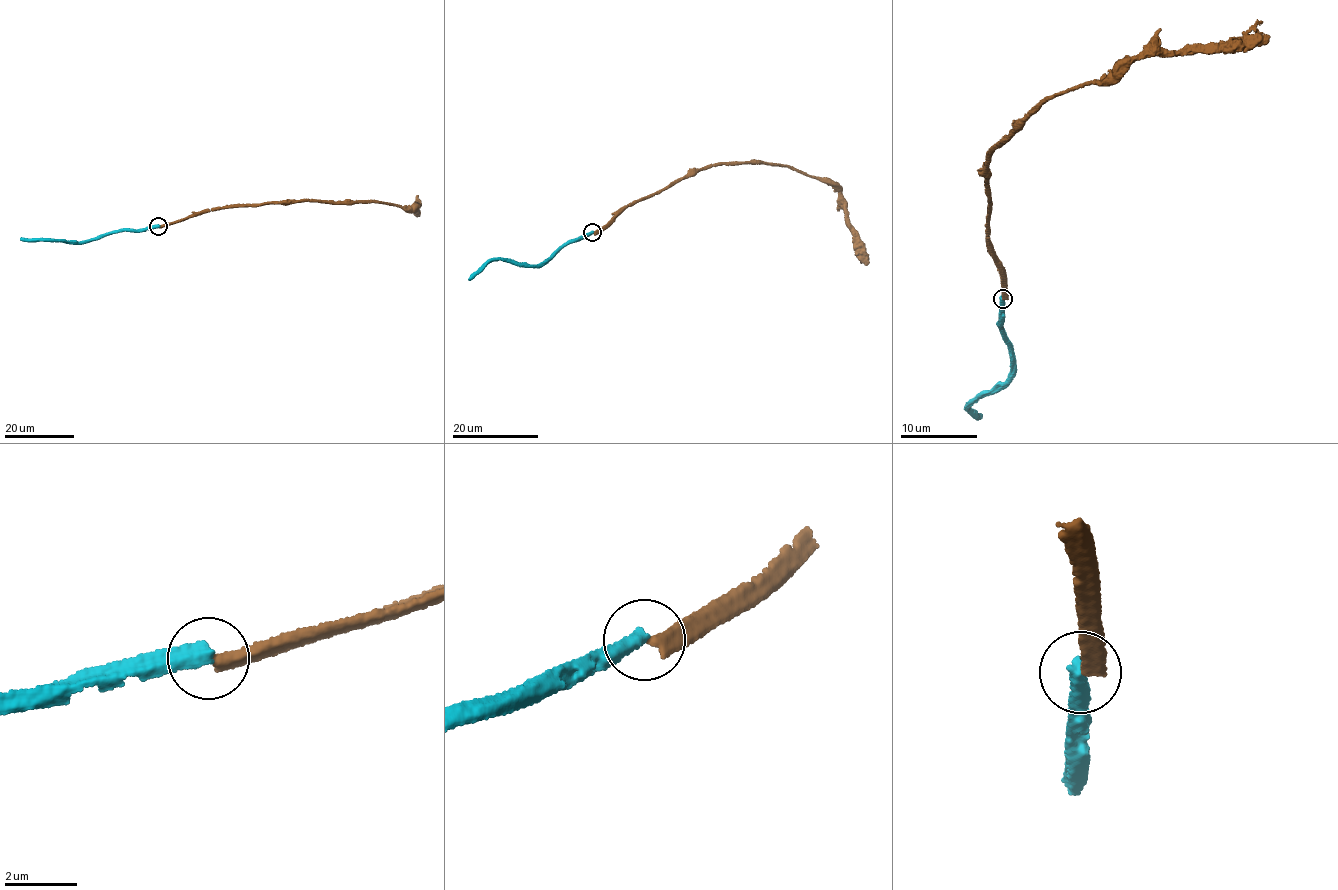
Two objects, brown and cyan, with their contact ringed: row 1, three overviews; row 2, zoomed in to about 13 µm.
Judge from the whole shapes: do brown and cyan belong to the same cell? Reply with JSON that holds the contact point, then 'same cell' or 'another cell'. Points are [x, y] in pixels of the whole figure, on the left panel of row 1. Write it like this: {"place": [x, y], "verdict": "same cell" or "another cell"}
{"place": [158, 226], "verdict": "another cell"}

